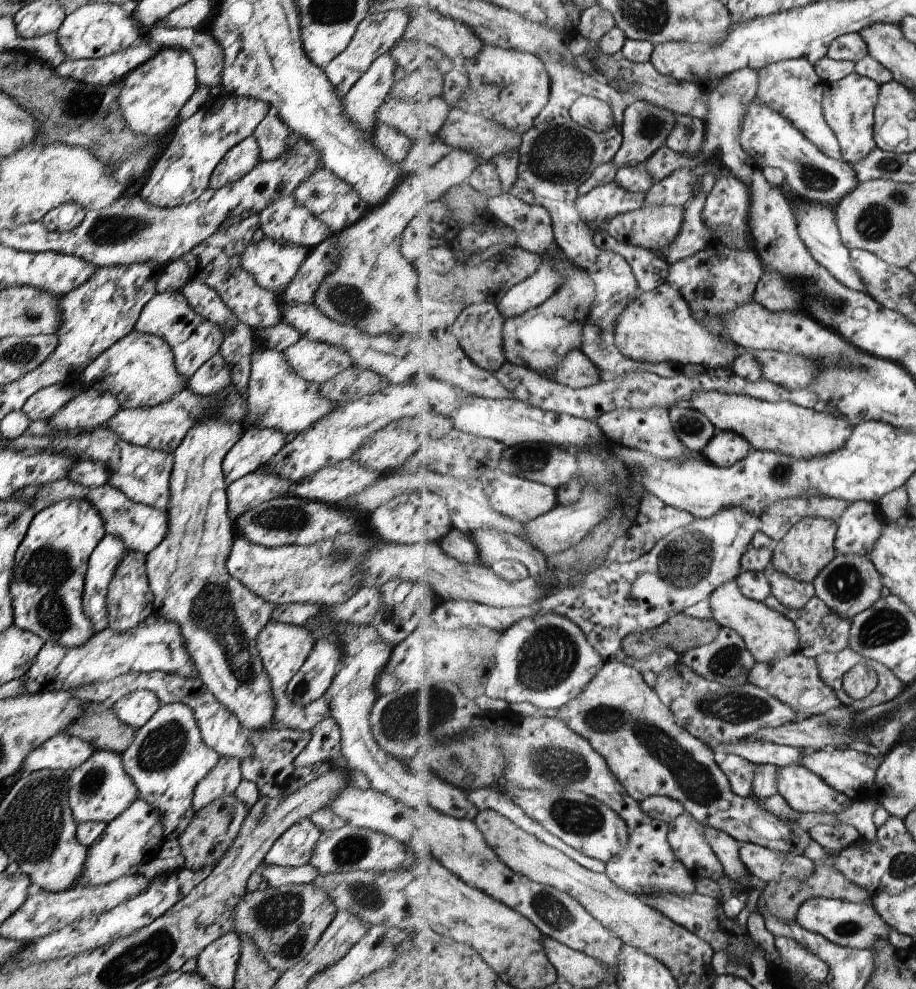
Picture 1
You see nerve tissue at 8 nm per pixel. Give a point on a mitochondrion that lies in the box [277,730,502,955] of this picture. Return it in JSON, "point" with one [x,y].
{"point":[350,850]}

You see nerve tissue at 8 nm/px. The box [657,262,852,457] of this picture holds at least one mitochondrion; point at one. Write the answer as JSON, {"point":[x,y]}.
{"point":[690,425]}

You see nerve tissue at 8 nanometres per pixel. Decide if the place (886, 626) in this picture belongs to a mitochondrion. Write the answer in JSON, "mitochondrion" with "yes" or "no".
{"mitochondrion":"yes"}

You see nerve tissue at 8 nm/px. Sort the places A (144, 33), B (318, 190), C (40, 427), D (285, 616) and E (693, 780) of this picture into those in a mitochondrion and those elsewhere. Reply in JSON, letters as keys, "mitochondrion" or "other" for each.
{"A":"other","B":"mitochondrion","C":"other","D":"other","E":"mitochondrion"}

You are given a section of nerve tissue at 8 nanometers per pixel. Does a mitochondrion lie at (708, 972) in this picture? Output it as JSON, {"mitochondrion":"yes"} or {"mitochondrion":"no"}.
{"mitochondrion":"no"}

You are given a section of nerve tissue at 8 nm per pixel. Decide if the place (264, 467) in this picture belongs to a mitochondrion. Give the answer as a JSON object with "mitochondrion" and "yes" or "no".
{"mitochondrion":"no"}

